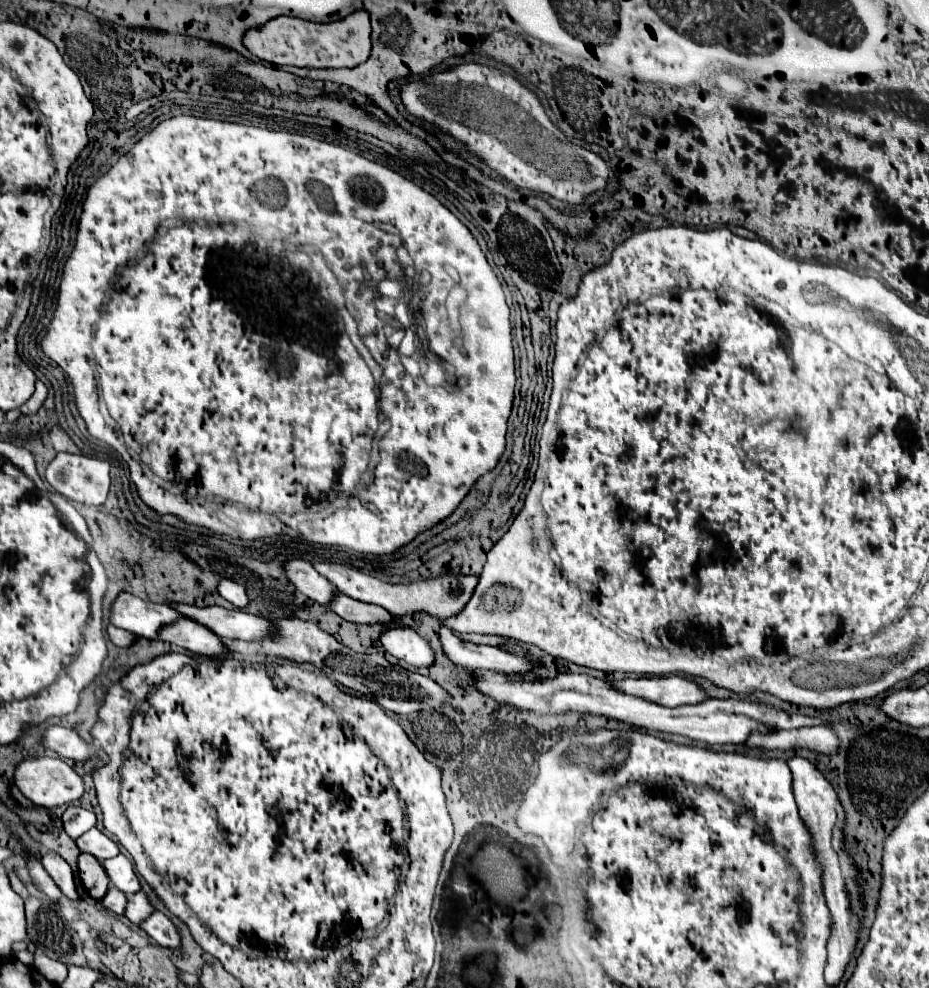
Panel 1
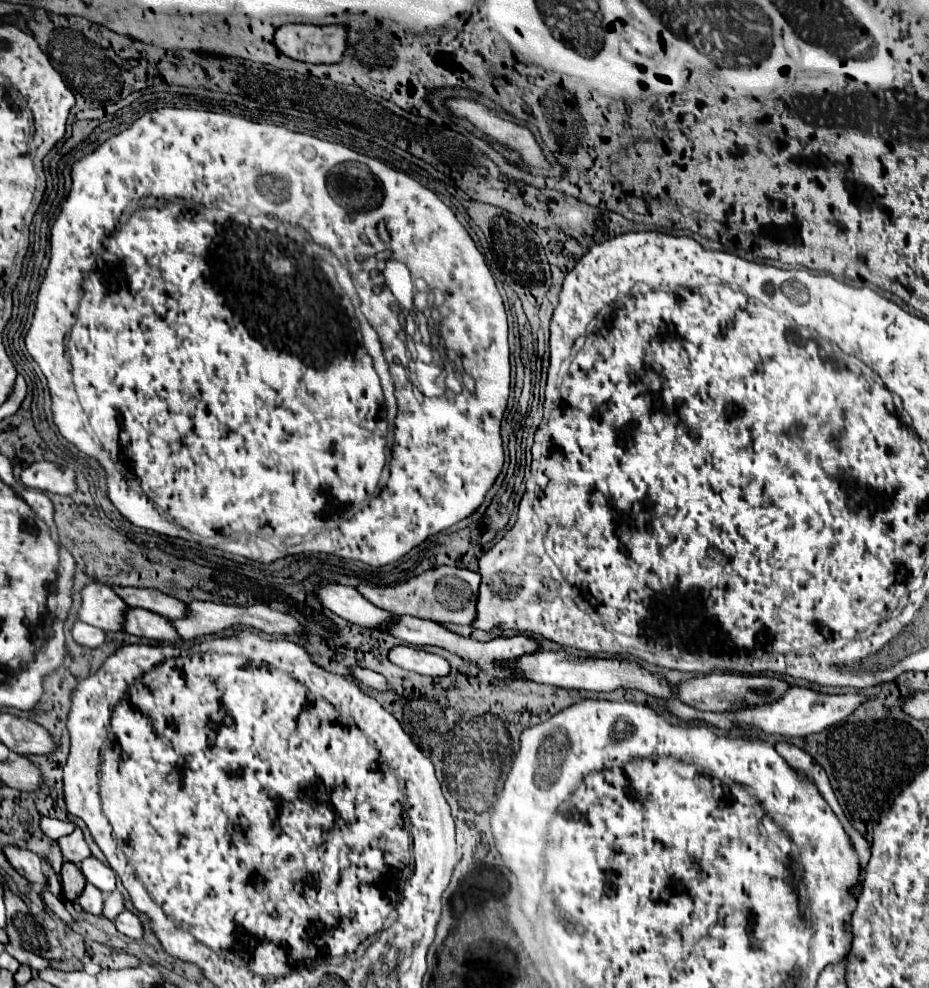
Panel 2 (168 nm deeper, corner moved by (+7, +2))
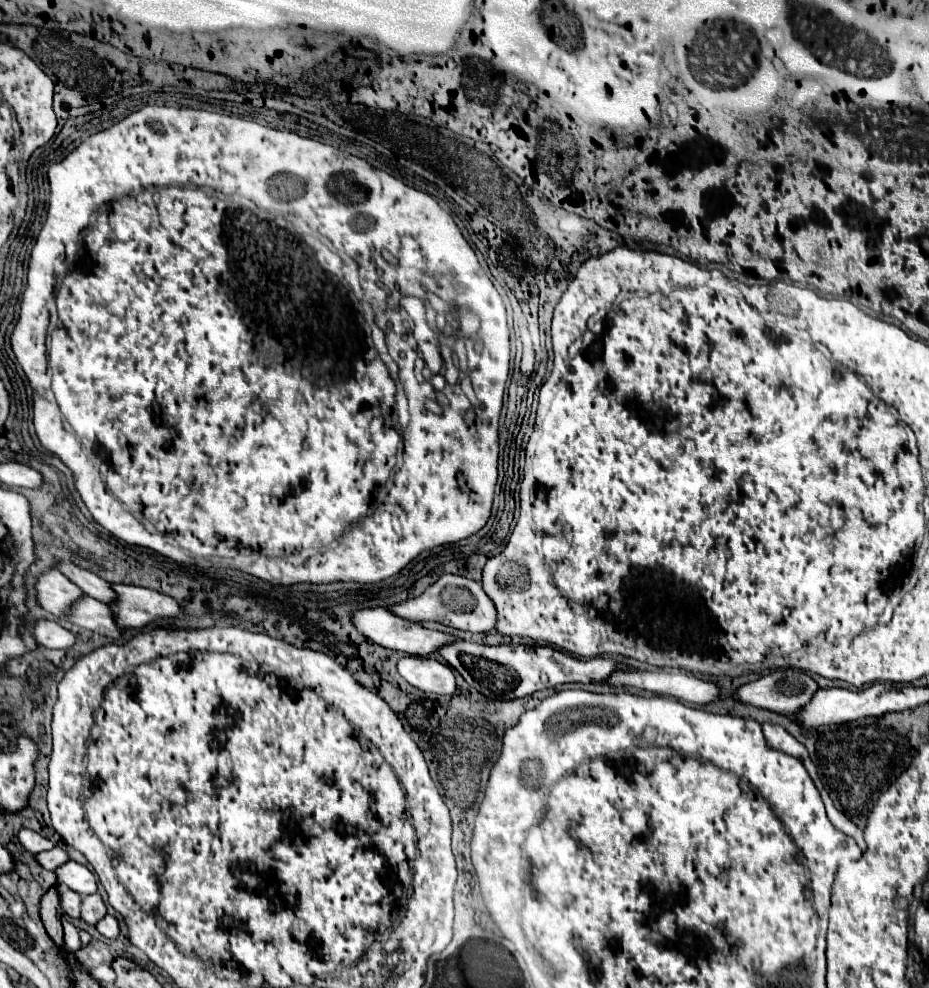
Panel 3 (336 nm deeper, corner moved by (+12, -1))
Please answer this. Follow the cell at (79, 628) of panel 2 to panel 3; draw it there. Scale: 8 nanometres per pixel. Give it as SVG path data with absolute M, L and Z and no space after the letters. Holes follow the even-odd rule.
M38 620L34 636L46 648L70 648L76 644L76 636L54 620Z

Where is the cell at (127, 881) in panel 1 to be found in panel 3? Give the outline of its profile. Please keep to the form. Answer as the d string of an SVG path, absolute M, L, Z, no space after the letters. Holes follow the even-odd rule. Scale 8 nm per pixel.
M70 860L64 866L56 868L54 872L58 876L58 884L66 884L68 888L72 888L74 892L78 892L82 896L94 894L98 890L98 880L96 880L94 872L88 870L84 864Z

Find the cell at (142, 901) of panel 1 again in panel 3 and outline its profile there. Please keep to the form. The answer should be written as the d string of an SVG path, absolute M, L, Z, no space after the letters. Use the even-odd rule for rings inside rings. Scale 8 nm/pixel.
M98 892L90 894L82 900L82 918L88 924L98 924L98 920L102 920L102 916L106 916L106 912L108 912L106 902Z

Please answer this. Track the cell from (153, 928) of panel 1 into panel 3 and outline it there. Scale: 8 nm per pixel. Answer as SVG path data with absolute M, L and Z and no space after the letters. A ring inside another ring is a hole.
M106 914L98 924L96 924L96 928L98 928L98 932L102 934L102 936L106 936L106 938L118 938L120 936L120 922L118 922L118 918L114 916L114 914Z

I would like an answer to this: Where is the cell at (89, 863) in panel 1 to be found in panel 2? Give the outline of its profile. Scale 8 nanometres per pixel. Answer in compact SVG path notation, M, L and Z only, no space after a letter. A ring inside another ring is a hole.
M63 863L63 869L61 869L61 887L63 887L63 899L67 901L75 901L79 897L79 893L83 891L83 873L79 873L79 867L77 865L71 865L71 863Z

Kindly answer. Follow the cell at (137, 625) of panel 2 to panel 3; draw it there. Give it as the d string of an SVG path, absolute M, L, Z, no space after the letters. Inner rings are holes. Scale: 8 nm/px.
M84 596L76 604L76 608L70 612L70 616L66 616L66 620L80 628L92 630L96 634L102 634L102 636L108 636L114 640L120 640L122 632L124 632L122 626L116 624L114 612L110 610L110 606L104 602L98 602L90 596Z

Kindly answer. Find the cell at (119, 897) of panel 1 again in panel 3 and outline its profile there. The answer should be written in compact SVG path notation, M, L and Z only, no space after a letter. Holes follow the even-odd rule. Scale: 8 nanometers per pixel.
M64 884L58 886L60 888L60 900L62 900L62 910L72 916L78 918L80 916L80 908L82 908L82 896L78 896L78 892L66 888Z

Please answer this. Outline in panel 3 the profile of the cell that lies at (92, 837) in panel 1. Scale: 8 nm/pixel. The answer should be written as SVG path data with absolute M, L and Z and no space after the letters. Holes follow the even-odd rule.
M54 846L52 850L46 850L46 852L40 852L38 856L38 862L46 868L46 870L52 870L52 868L58 868L58 866L62 866L66 860L70 860L70 856L68 856L68 852L66 850L62 850L60 846Z

